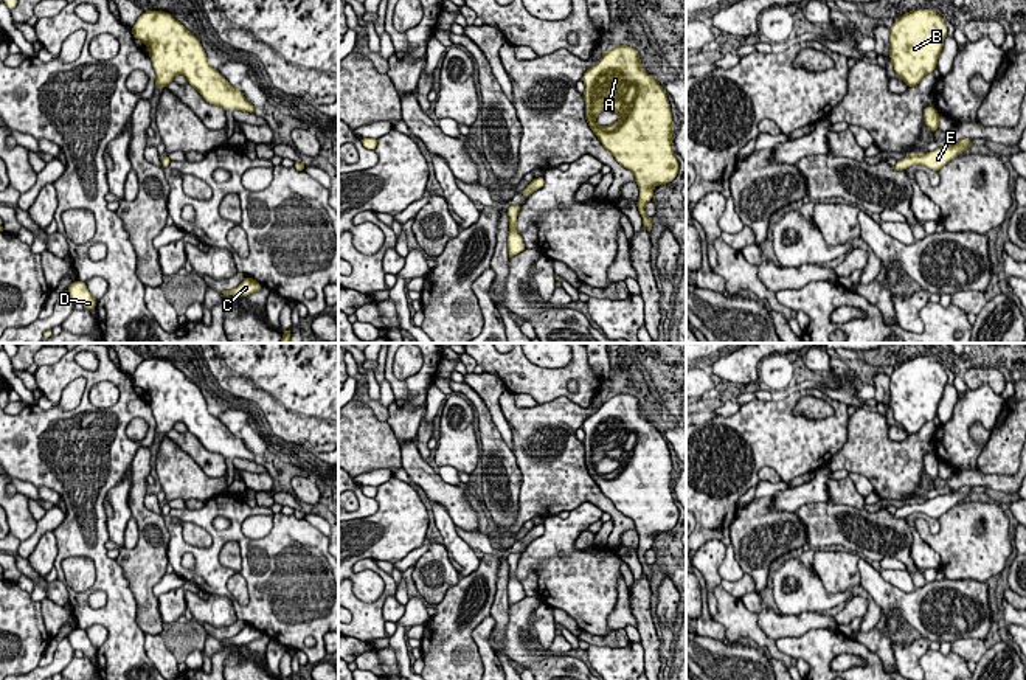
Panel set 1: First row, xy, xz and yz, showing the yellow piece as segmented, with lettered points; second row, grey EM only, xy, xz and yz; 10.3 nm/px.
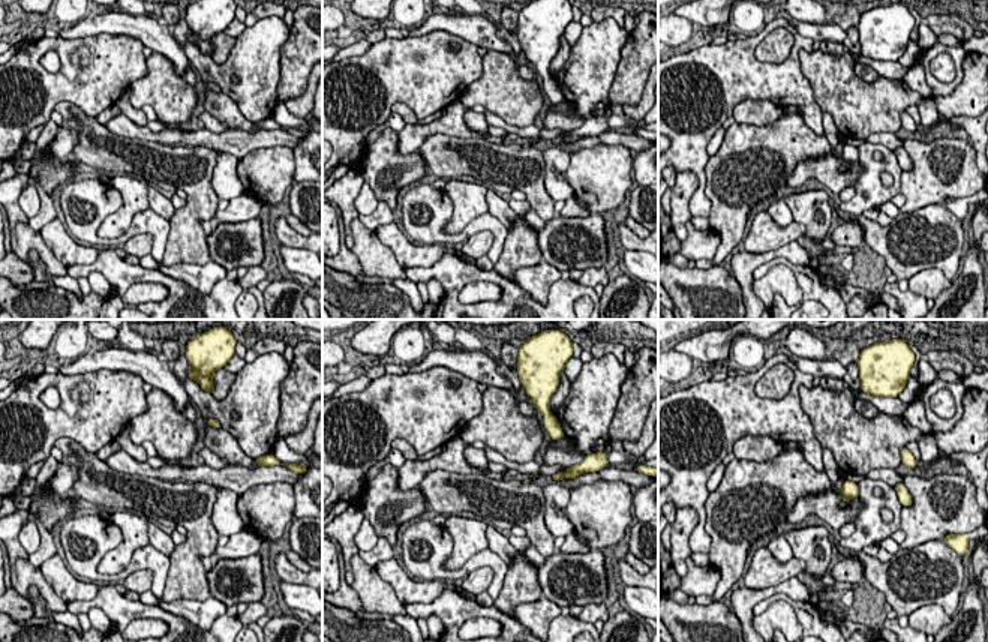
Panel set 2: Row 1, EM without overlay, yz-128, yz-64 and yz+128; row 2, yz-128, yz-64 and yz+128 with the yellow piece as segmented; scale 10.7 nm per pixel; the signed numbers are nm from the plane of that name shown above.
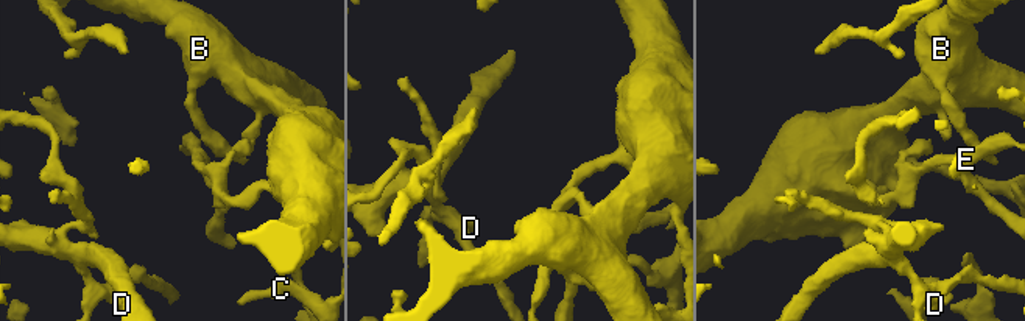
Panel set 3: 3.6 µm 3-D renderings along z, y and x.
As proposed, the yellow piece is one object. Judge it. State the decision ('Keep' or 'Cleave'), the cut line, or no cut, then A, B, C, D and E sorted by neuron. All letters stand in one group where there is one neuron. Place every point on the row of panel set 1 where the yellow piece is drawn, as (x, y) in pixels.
Keep. No split. Groups: A B C D E

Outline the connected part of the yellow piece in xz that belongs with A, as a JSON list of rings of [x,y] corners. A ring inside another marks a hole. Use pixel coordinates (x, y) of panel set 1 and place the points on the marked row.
[[[615,45],[582,75],[585,84],[585,120],[615,160],[633,172],[640,188],[636,210],[643,227],[652,231],[652,217],[644,206],[652,200],[653,186],[671,183],[678,174],[674,154],[674,121],[667,93],[641,62],[641,51]],[[612,110],[619,120],[598,126],[596,116]]]

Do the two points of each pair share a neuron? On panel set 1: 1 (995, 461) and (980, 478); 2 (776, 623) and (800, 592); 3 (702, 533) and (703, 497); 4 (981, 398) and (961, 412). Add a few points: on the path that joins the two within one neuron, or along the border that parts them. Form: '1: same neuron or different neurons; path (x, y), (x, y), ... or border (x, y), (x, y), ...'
1: different neurons; border (977, 469), (986, 474), (1009, 475)
2: different neurons; border (820, 614), (779, 615)
3: same neuron; path (703, 523), (703, 506)
4: same neuron; path (977, 402), (966, 412)

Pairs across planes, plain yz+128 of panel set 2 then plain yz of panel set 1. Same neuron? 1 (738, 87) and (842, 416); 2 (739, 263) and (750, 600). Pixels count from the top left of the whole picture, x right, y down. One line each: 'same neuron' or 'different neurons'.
1: same neuron
2: same neuron

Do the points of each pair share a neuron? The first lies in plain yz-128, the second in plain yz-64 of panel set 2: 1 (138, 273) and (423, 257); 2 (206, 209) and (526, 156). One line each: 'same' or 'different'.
1: different
2: same

